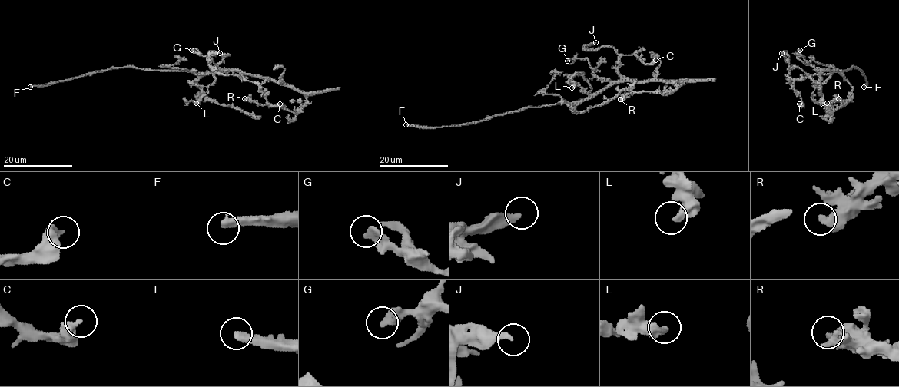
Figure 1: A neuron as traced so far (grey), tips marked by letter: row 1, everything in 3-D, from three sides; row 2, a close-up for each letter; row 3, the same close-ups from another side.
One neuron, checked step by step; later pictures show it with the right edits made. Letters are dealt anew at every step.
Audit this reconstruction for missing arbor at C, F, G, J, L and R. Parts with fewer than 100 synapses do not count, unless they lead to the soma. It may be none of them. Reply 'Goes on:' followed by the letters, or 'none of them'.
Goes on: F

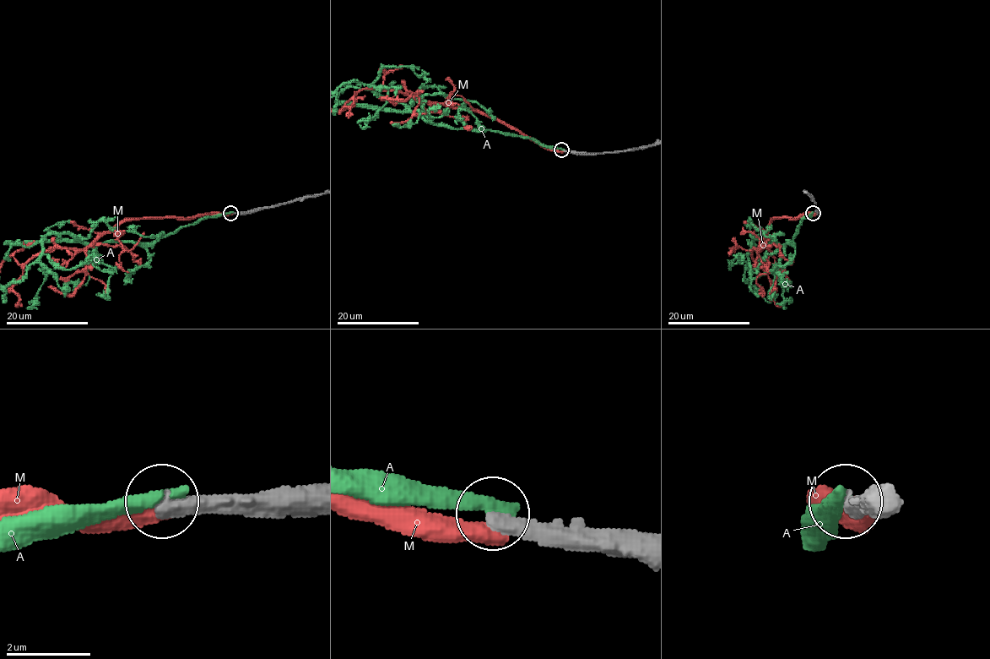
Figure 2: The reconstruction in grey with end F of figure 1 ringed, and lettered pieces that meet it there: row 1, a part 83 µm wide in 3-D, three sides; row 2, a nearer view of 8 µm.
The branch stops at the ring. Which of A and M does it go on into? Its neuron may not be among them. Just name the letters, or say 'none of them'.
none of them

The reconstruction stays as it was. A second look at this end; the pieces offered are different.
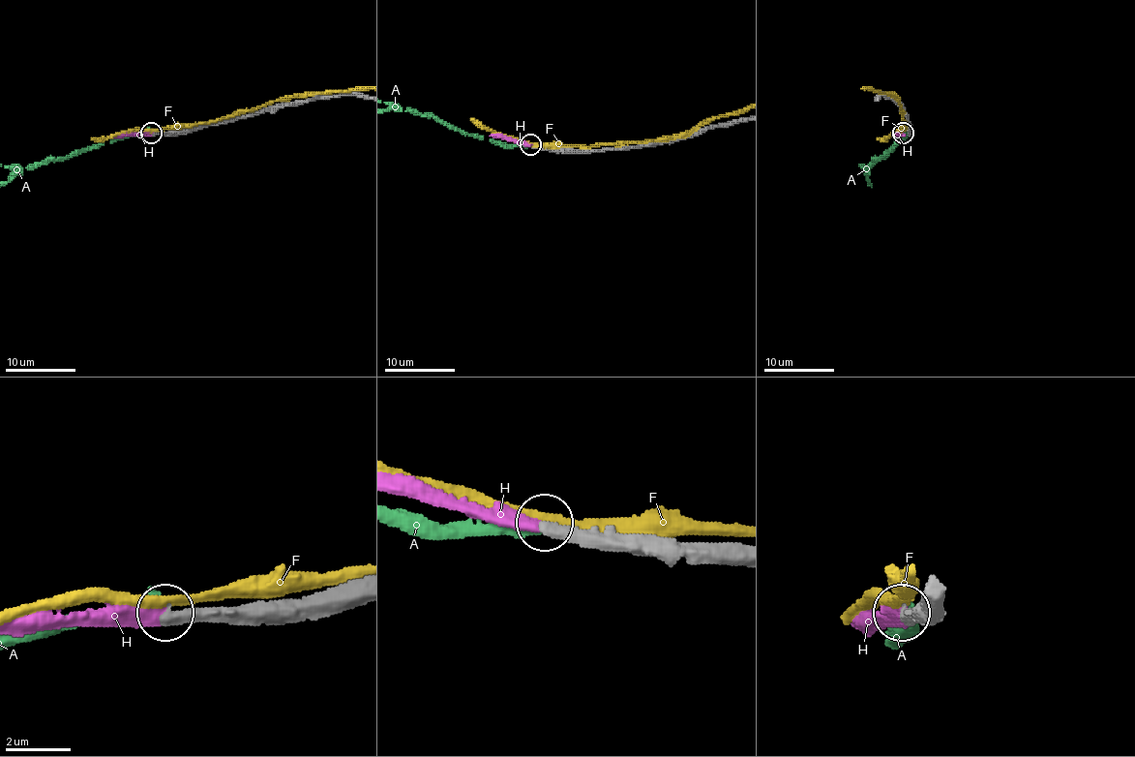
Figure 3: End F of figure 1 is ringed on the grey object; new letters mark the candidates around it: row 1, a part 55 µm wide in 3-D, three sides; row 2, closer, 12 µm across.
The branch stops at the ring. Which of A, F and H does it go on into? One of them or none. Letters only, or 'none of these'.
H

